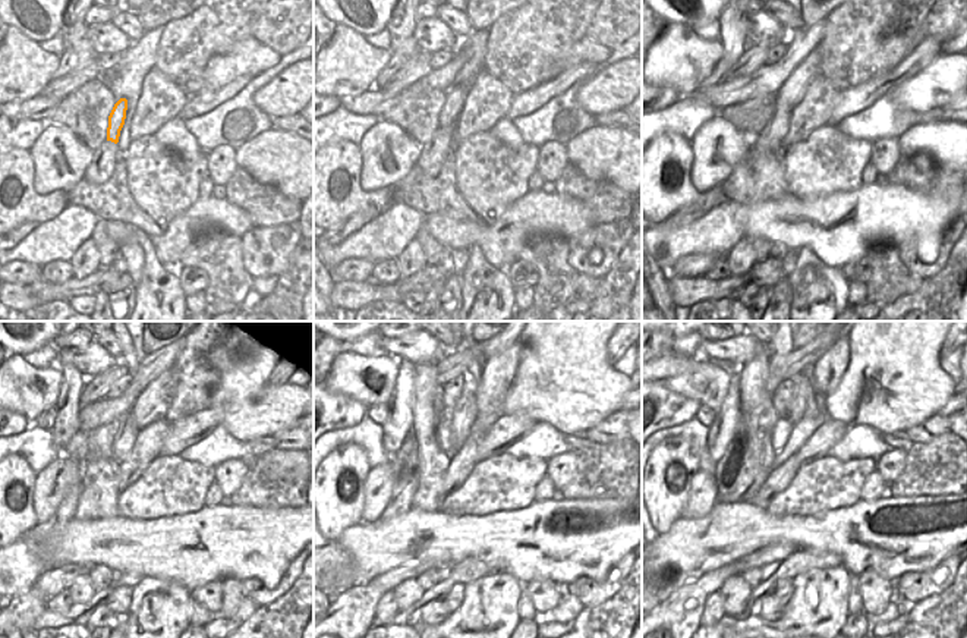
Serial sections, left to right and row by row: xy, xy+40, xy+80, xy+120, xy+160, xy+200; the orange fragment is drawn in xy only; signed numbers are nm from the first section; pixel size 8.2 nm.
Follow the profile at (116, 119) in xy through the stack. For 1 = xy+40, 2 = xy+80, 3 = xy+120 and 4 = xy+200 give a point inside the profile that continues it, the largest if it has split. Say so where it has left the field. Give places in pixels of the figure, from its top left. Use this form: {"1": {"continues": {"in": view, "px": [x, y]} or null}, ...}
{"1": {"continues": {"in": "xy+40", "px": [456, 96]}}, "2": {"continues": {"in": "xy+80", "px": [794, 88]}}, "3": {"continues": {"in": "xy+120", "px": [156, 401]}}, "4": {"continues": {"in": "xy+200", "px": [830, 368]}}}

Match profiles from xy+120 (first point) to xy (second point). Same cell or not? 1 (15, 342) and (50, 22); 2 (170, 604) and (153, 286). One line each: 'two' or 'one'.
1: one
2: one

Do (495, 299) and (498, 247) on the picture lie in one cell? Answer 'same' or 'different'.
different

